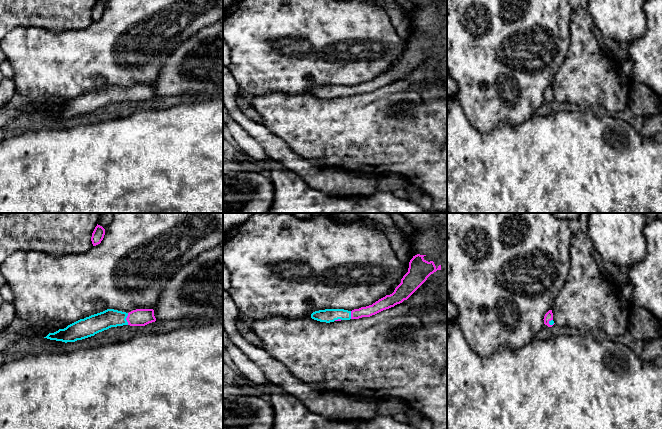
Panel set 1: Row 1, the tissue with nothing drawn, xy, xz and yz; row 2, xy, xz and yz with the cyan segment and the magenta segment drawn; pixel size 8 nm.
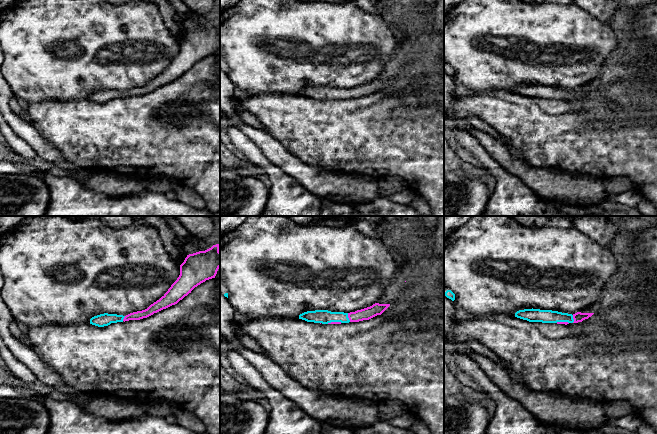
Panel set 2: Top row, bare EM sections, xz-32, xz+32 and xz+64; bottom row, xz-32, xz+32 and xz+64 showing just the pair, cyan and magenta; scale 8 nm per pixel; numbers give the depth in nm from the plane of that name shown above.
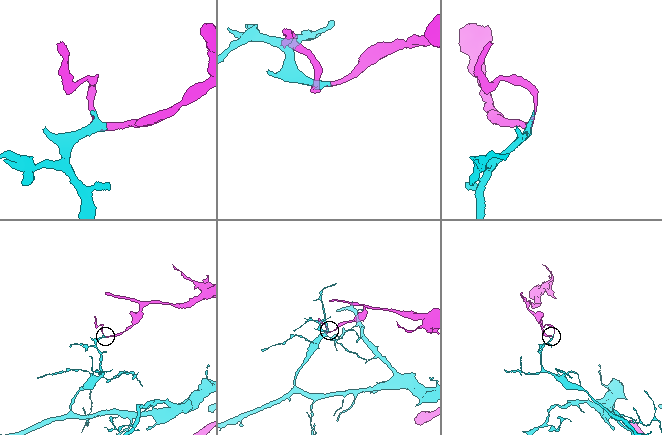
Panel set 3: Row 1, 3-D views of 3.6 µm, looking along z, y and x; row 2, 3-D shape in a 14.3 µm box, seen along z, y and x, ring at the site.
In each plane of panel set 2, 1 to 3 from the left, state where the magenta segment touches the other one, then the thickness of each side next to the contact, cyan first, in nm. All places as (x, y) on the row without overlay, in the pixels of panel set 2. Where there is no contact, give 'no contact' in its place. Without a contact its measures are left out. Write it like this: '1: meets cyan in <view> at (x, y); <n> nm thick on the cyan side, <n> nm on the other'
1: meets cyan in xz-32 at (123, 94); 100 nm thick on the cyan side, 70 nm on the other
2: meets cyan in xz+32 at (347, 93); 110 nm thick on the cyan side, 100 nm on the other
3: meets cyan in xz+64 at (573, 95); 110 nm thick on the cyan side, 80 nm on the other

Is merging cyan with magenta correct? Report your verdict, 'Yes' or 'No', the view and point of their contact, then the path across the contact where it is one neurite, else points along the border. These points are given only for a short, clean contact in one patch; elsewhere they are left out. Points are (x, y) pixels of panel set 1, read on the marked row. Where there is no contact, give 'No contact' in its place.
No. Touches cyan at xy (125, 319). Boundary: xy (128, 313), (126, 318), (127, 324)

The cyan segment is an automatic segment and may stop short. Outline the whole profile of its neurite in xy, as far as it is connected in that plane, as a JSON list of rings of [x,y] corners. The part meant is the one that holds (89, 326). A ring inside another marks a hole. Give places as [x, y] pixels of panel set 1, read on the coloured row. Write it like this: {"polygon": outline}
{"polygon": [[[107,309],[103,312],[80,319],[64,329],[59,329],[54,333],[49,333],[46,337],[50,340],[62,342],[75,342],[107,330],[111,327],[128,325],[126,320],[128,313]]]}

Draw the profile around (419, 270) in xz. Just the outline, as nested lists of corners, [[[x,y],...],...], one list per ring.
[[[417,254],[413,256],[409,262],[408,272],[403,276],[401,283],[392,294],[386,295],[372,305],[352,310],[351,319],[370,317],[407,300],[431,274],[441,270],[441,265],[436,267],[433,261],[426,261],[424,256],[426,255]]]

